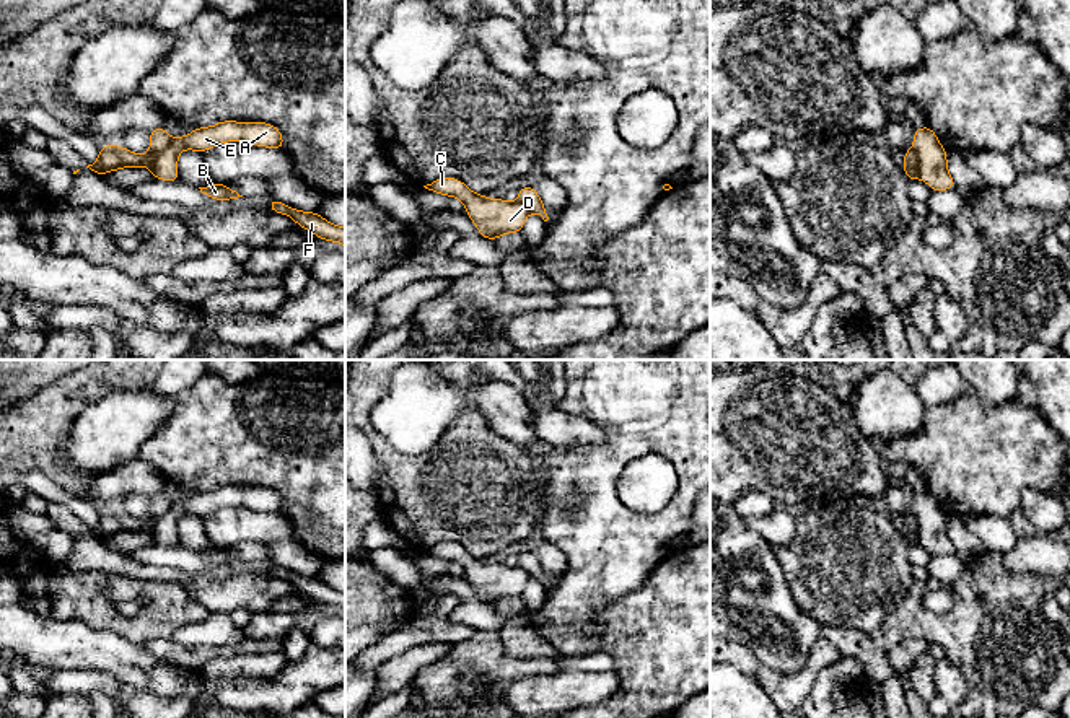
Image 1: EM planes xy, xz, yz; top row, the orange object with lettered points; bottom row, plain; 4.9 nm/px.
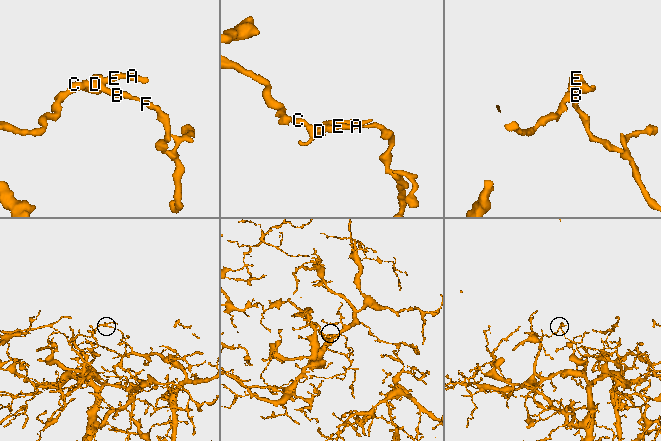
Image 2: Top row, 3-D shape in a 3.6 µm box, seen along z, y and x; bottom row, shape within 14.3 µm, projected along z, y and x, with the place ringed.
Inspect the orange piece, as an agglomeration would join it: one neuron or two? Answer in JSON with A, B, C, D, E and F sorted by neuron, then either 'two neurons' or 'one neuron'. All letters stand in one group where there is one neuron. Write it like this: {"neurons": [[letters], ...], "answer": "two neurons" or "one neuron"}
{"neurons": [["A", "B", "E", "F"], ["C", "D"]], "answer": "two neurons"}

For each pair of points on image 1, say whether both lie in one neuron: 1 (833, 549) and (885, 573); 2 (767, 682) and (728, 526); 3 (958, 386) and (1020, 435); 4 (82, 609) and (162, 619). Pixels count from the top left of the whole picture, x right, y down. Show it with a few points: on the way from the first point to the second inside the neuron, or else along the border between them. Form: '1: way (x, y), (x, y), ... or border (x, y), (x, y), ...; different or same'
1: way (846, 562), (857, 573), (872, 573); same
2: border (761, 663), (779, 674); different
3: border (968, 388), (950, 401), (929, 406); different
4: way (101, 614), (116, 622), (142, 622); same

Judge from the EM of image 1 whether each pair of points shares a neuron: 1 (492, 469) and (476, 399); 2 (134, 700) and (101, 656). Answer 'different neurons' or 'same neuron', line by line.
1: different neurons
2: different neurons

